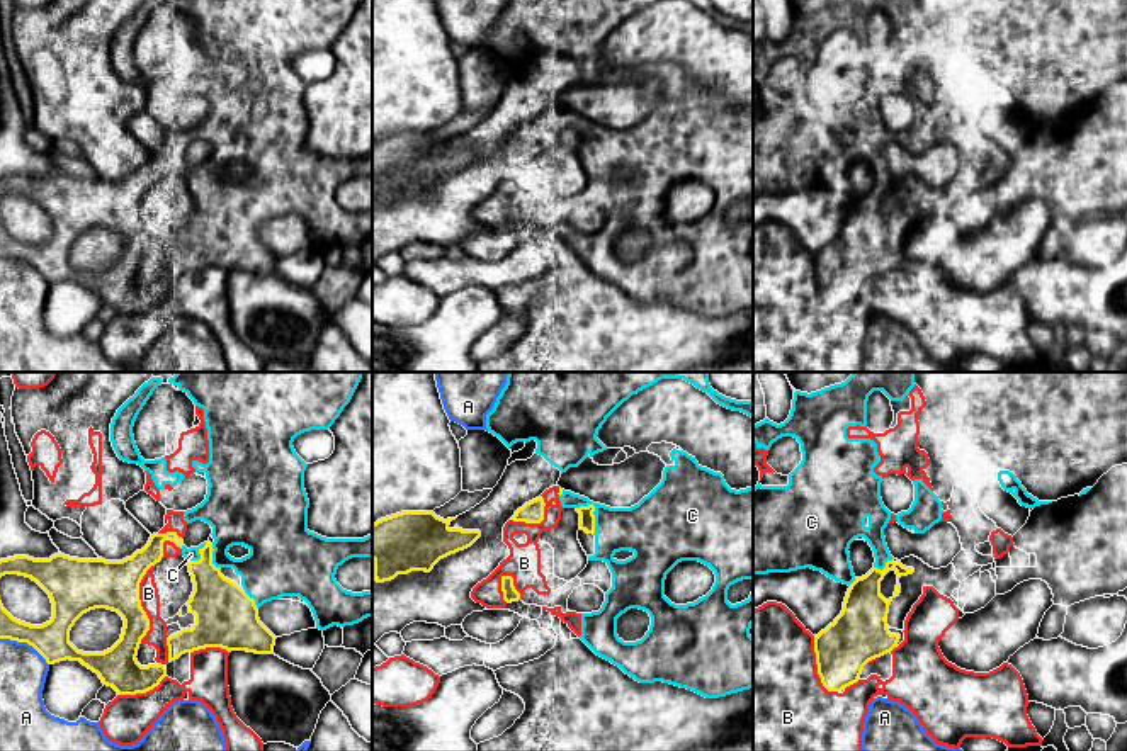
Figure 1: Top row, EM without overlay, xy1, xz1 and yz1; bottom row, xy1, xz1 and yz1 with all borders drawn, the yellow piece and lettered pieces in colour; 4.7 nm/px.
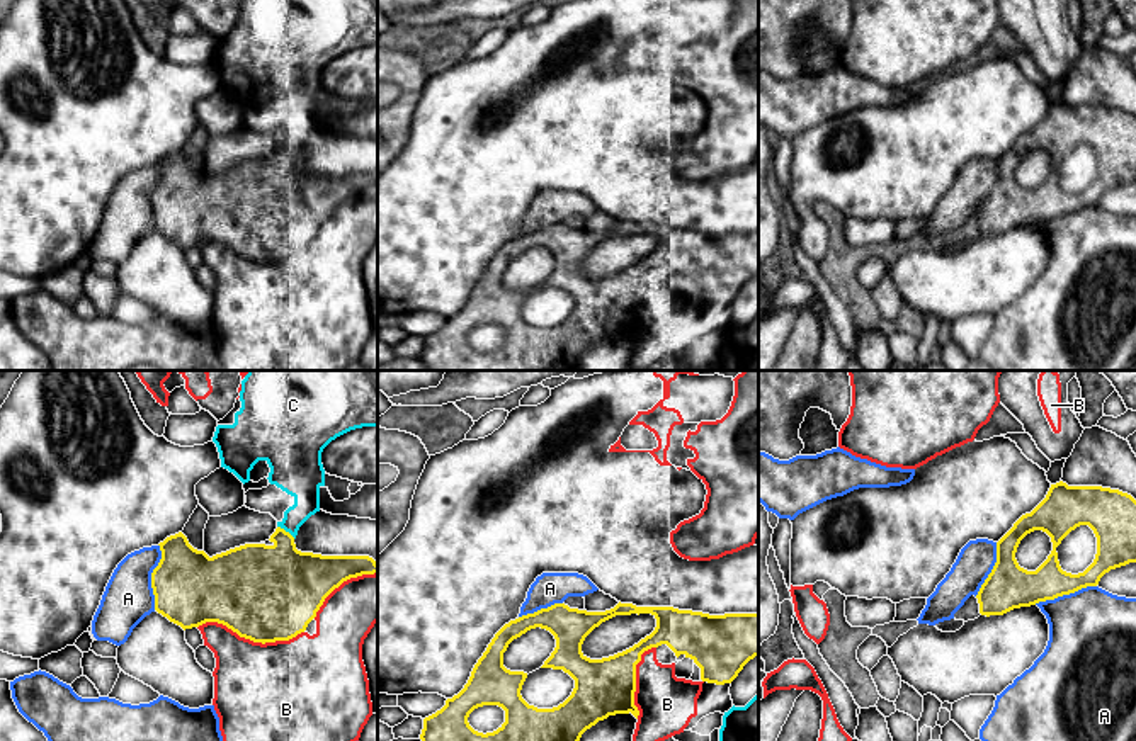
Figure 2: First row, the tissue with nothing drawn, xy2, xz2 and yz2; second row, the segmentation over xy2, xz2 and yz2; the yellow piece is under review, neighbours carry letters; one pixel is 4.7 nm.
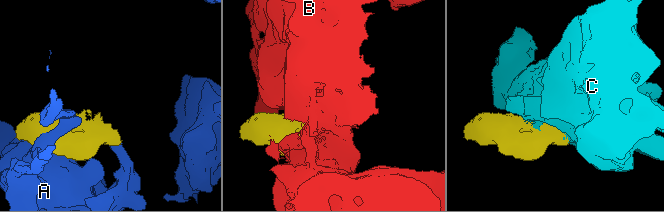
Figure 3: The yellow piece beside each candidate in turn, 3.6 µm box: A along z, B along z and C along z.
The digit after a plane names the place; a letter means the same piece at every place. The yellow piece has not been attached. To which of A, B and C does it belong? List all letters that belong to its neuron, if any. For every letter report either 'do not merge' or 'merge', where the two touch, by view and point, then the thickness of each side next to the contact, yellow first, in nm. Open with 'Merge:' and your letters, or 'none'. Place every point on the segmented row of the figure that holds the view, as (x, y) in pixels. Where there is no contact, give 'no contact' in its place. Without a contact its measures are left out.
Merge: C
A: do not merge | xy2 (152, 576) | 360/240 nm
B: do not merge | xy2 (250, 639) | 460/440 nm
C: merge | xz1 (594, 510) | 80/240 nm

